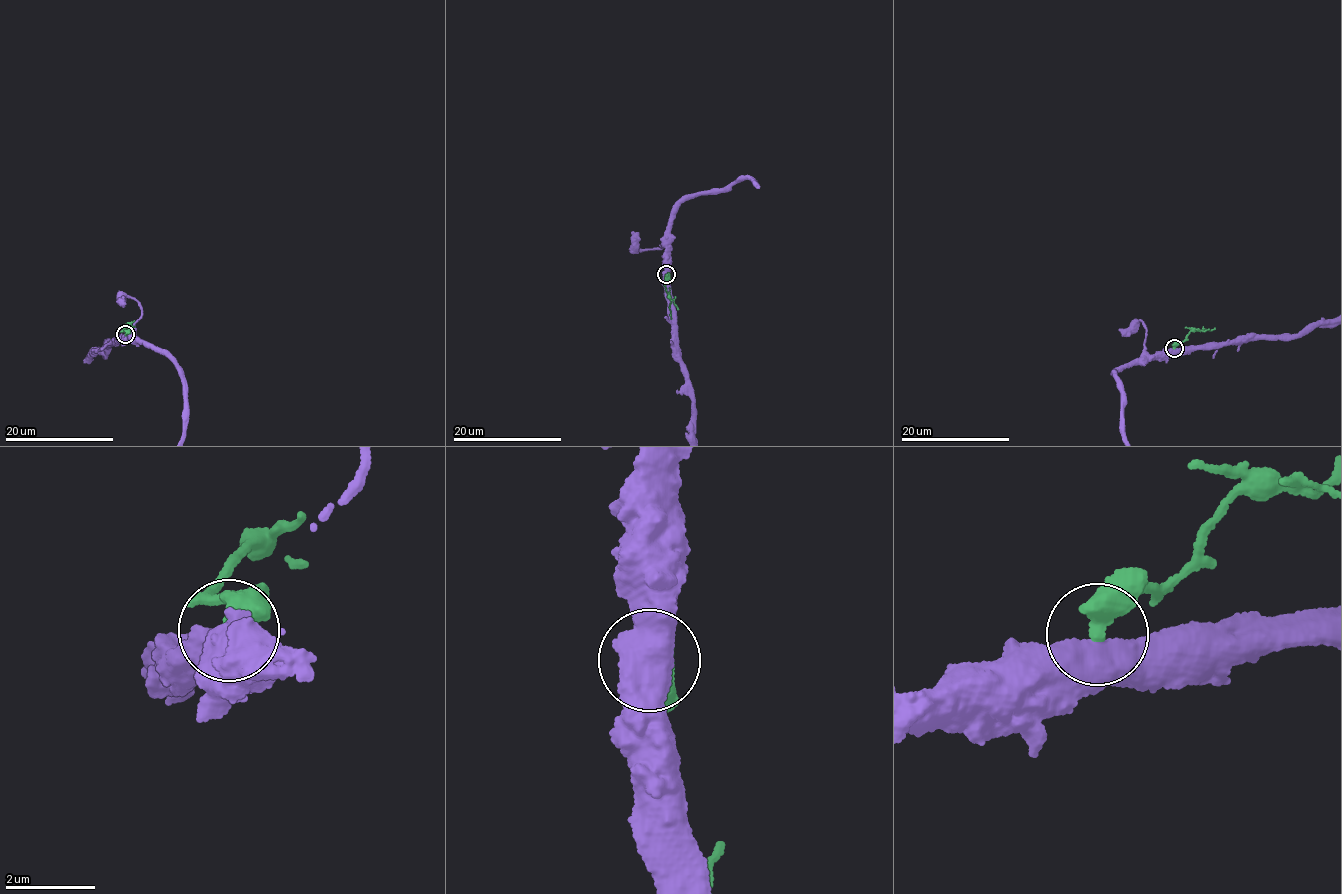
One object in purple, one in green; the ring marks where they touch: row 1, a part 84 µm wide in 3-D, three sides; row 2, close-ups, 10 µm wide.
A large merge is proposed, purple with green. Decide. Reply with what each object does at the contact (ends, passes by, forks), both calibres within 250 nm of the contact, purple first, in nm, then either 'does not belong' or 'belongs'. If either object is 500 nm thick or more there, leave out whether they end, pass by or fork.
750 nm thick on the purple side, 500 nm on the other; does not belong

